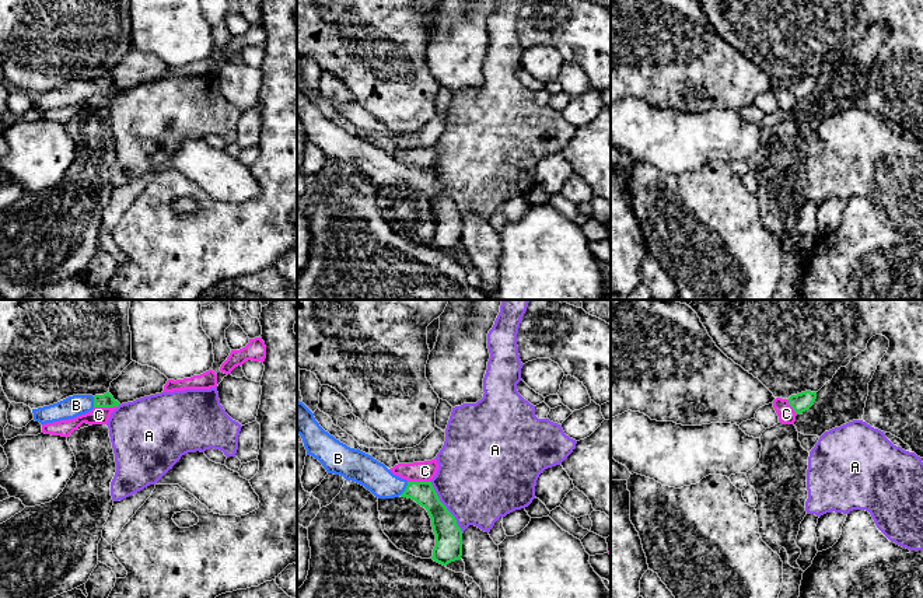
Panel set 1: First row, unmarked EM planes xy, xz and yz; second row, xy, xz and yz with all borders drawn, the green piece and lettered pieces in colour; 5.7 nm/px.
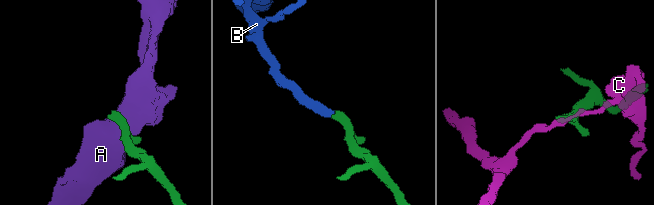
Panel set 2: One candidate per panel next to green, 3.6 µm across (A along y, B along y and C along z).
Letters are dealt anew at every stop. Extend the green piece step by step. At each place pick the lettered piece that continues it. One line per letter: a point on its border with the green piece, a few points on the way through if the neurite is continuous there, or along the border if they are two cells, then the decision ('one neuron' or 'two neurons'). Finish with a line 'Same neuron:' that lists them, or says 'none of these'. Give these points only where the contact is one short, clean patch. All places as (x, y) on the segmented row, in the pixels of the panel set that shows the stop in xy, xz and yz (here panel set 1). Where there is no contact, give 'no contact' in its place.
A: meets green in xz at (446, 507); two neurons
B: meets green in xz at (405, 489); runs through xz (423, 493), (405, 489), (384, 485), (366, 471); one neuron
C: meets green in xy at (105, 406); border along xy (116, 406), (94, 408); two neurons
Same neuron: B

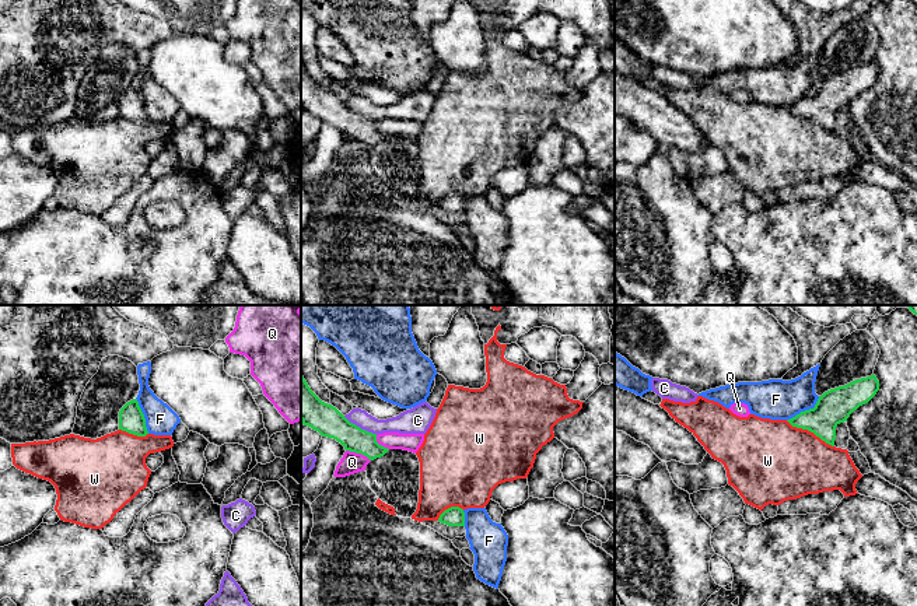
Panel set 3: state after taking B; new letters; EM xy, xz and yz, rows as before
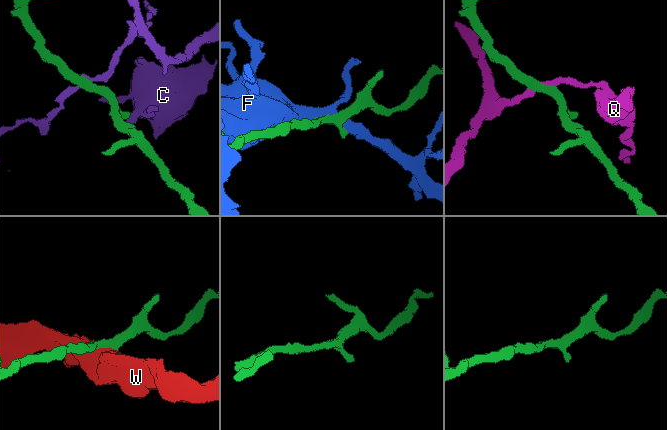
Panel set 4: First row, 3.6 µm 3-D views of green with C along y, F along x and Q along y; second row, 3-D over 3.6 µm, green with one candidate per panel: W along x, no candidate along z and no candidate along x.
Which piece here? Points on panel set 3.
C: meets green in xz at (359, 427); border along xz (343, 416), (361, 428), (377, 434); two neurons
F: meets green in yz at (805, 410); two neurons
Q: meets green in xz at (359, 452); border along xz (346, 449), (360, 452), (370, 461); two neurons
W: meets green in yz at (809, 430); two neurons
Same neuron: none of these

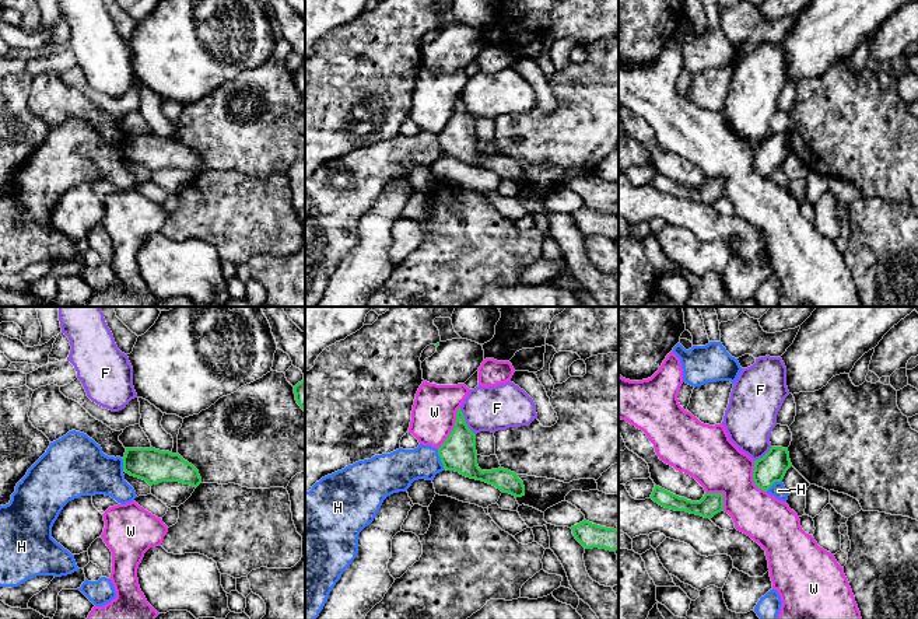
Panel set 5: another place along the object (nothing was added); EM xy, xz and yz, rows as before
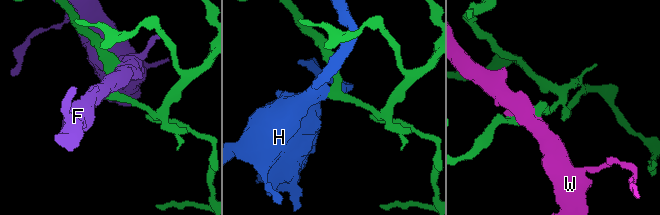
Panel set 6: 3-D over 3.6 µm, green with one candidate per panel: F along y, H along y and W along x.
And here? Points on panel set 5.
F: meets green in xz at (465, 422); two neurons
H: meets green in xz at (441, 460); border along xz (437, 450), (444, 469); two neurons
W: meets green in xz at (454, 427); two neurons
Same neuron: none of these

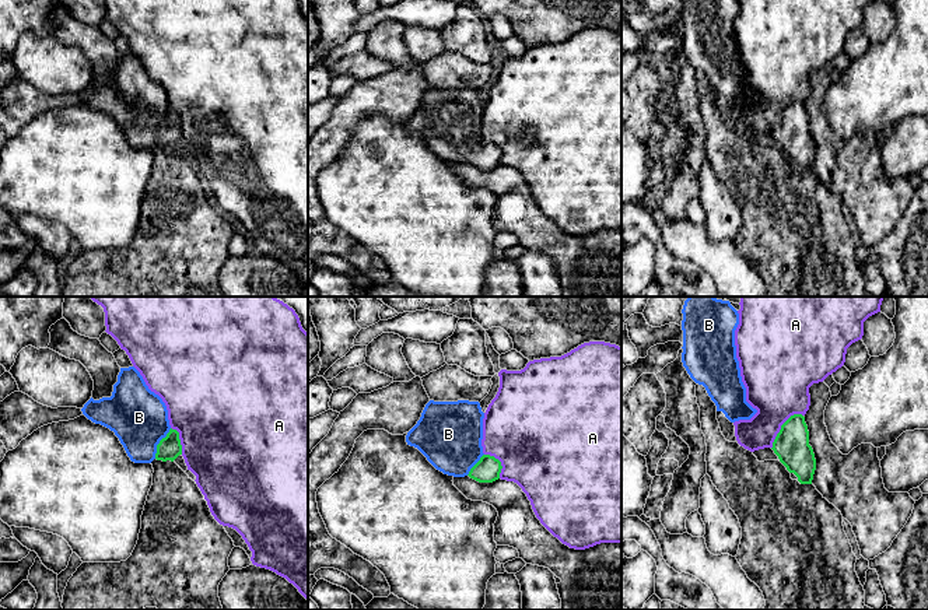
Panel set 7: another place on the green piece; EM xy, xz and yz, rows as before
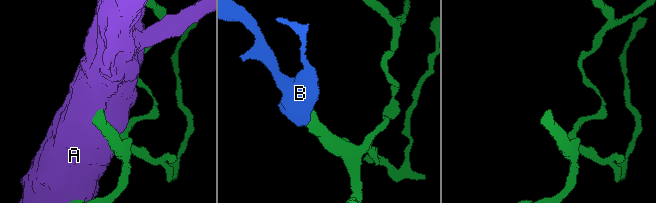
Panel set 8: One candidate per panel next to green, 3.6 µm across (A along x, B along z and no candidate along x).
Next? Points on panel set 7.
A: meets green in yz at (781, 427); two neurons
B: meets green in xy at (158, 444); runs through xy (170, 448), (158, 444), (143, 428), (139, 417); one neuron
Same neuron: B

